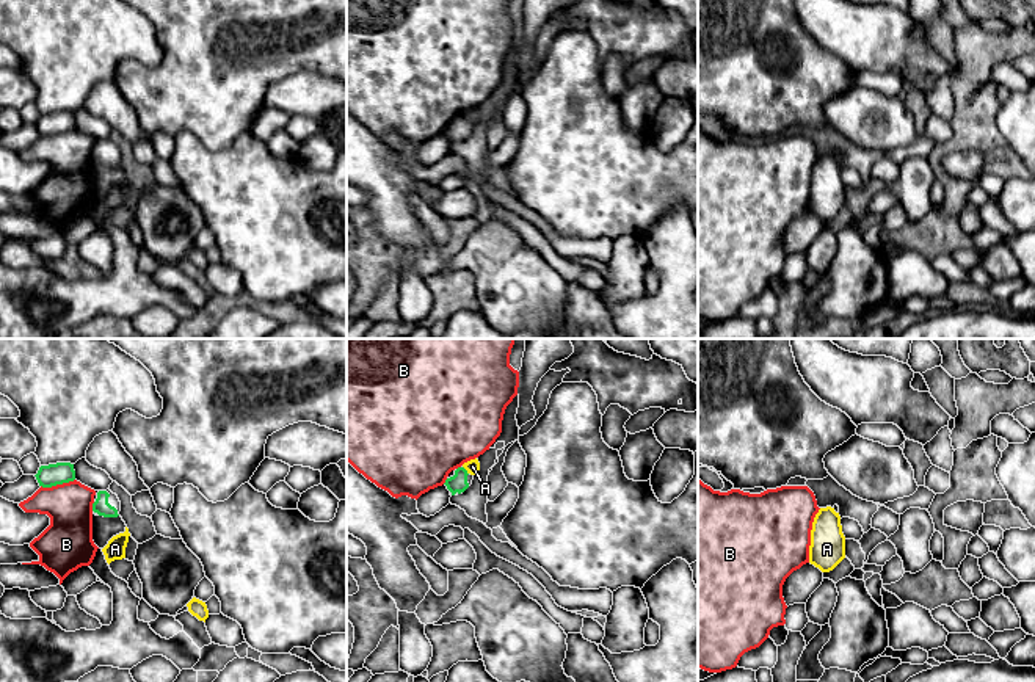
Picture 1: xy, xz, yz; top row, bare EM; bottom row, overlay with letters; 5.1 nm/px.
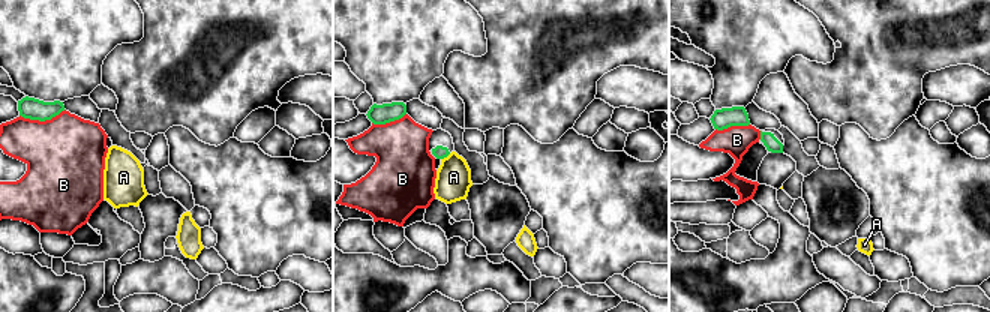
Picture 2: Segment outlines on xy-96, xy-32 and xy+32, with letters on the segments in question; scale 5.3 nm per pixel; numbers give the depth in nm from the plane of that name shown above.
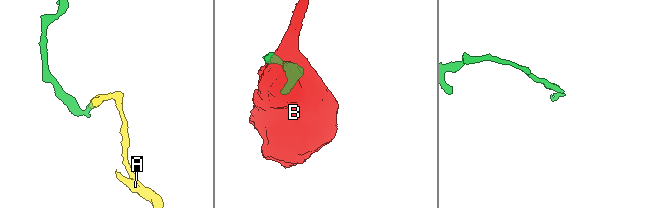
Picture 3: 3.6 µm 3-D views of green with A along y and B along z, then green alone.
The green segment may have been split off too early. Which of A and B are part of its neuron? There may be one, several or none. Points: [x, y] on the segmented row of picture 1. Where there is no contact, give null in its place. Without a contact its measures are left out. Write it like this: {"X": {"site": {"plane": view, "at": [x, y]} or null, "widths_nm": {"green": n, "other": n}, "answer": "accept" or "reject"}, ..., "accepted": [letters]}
{"A": {"site": {"plane": "xz", "at": [466, 471]}, "widths_nm": {"green": 100, "other": 70}, "answer": "reject"}, "B": {"site": {"plane": "xy", "at": [57, 483]}, "widths_nm": {"green": 110, "other": 240}, "answer": "reject"}, "accepted": []}

